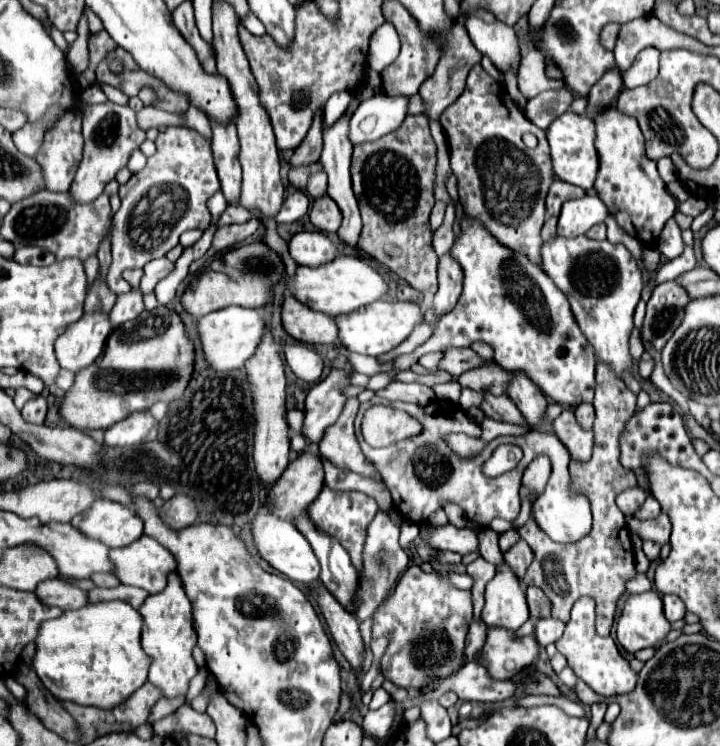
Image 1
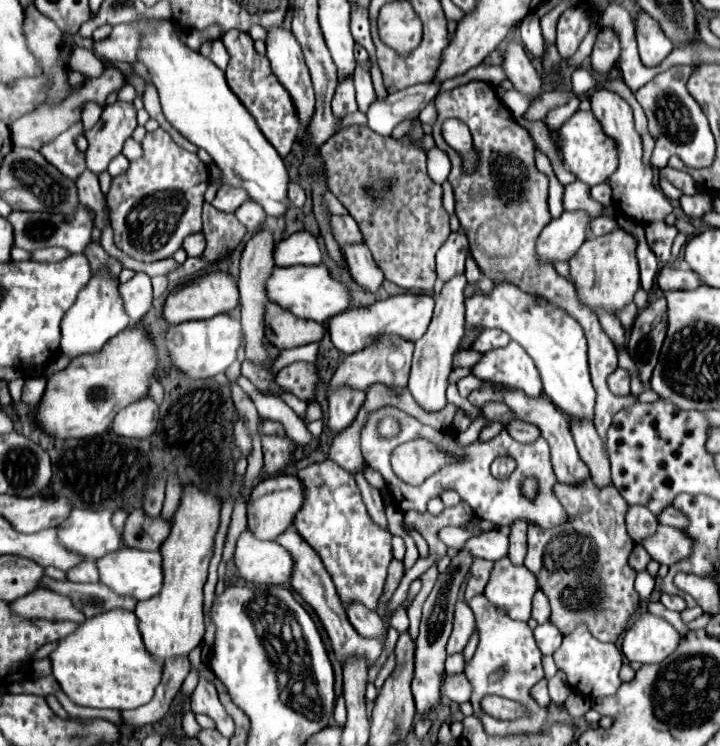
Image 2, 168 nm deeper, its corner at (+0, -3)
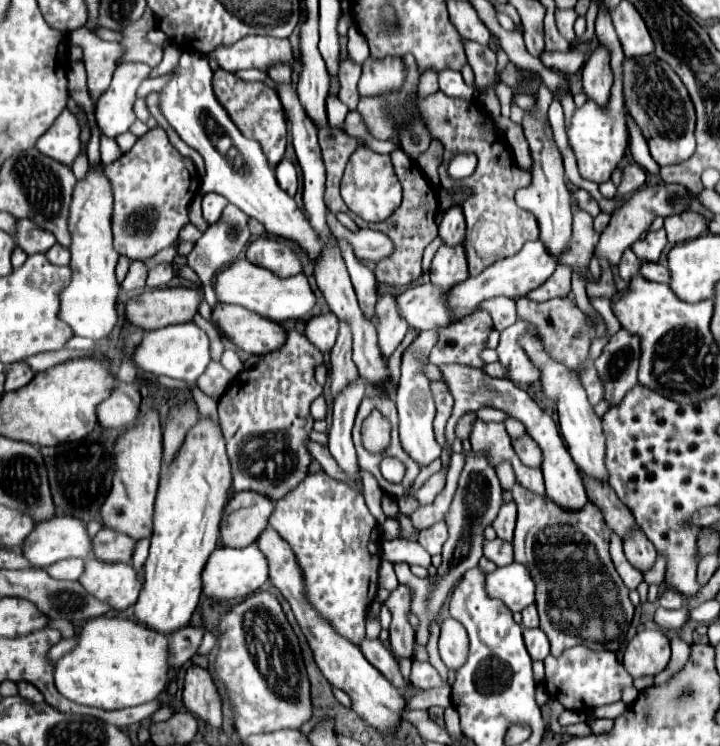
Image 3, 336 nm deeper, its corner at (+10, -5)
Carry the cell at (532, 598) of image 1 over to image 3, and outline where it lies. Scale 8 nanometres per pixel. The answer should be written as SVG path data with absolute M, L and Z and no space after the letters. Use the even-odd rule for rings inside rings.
M528 605L522 611L522 621L524 621L524 627L538 627L538 611L536 611L536 605Z

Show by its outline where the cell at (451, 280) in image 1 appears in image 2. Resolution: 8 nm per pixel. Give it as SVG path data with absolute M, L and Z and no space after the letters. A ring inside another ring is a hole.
M464 231L450 233L448 241L436 253L436 271L438 277L446 283L458 273L464 273L464 261L468 255L468 239Z

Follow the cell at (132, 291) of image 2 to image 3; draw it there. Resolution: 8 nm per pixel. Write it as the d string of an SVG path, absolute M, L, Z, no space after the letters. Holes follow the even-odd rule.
M134 261L130 265L130 271L126 275L126 279L122 281L122 289L124 291L134 291L134 289L142 289L146 285L146 275L148 275L148 269L144 267L142 261Z

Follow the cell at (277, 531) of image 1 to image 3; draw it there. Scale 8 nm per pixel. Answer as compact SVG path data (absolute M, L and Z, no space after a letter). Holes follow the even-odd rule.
M248 545L244 549L218 547L208 559L202 579L204 595L214 599L242 599L268 581L268 559L256 545Z

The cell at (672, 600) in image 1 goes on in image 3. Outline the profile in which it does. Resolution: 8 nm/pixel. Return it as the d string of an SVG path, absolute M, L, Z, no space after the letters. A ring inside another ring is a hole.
M664 591L664 593L658 597L658 605L664 607L664 609L678 609L678 607L682 605L680 593L678 593L678 591Z

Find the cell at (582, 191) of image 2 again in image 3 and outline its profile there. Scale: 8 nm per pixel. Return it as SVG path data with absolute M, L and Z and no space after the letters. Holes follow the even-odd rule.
M578 189L578 191L574 193L574 201L576 201L576 207L578 207L578 209L590 213L592 217L596 217L596 215L600 213L598 203L596 203L596 201L586 193L586 191L582 191L582 189Z

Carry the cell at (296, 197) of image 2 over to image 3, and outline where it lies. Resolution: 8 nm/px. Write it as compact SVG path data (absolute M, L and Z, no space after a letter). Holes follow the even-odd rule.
M282 159L276 167L276 179L280 189L284 189L290 197L296 195L296 187L298 187L298 177L296 177L296 169L288 159Z

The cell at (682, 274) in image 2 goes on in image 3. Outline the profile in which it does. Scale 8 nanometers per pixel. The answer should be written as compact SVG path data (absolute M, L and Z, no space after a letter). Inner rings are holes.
M642 263L640 273L642 273L642 277L646 277L650 281L656 281L656 283L668 283L670 281L668 267L664 267L660 263Z

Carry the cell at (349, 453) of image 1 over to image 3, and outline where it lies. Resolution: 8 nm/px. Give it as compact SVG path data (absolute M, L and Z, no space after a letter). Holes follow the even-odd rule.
M340 323L340 335L330 351L330 395L336 399L350 383L358 379L358 367L352 361L352 347L350 347L350 327Z

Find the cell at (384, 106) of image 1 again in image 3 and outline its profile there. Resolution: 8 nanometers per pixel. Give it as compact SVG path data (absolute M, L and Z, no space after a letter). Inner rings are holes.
M452 69L440 71L438 73L438 85L450 97L458 97L458 95L462 95L466 99L476 99L478 97L478 91L464 83L460 71L452 71Z

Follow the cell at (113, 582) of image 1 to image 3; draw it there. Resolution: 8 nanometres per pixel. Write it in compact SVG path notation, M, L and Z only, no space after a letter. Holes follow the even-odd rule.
M64 559L58 561L50 567L46 567L46 573L54 579L68 579L68 581L78 581L80 575L84 573L84 559Z

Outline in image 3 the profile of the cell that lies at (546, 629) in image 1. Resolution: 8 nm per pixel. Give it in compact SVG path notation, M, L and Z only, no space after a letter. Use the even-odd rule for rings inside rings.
M540 627L524 629L524 643L532 659L546 659L550 655L550 641Z

